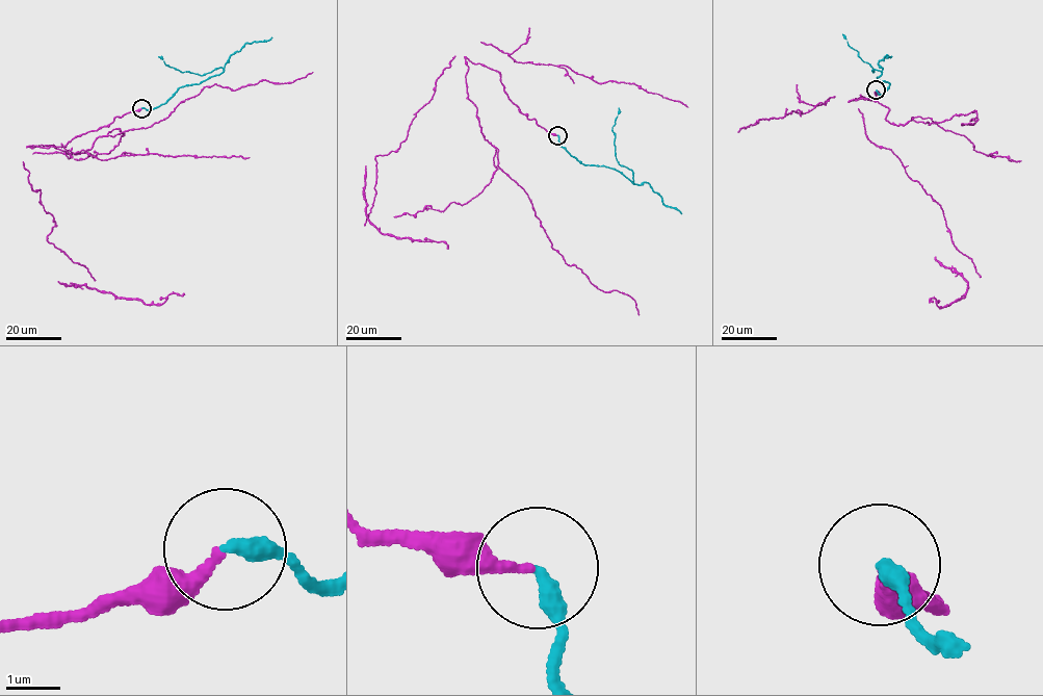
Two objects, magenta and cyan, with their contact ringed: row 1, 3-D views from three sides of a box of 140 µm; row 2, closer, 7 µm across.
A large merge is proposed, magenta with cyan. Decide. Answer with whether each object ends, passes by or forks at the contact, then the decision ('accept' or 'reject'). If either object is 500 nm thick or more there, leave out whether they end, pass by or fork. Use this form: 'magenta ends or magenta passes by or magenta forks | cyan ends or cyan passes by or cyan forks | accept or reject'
magenta ends | cyan ends | accept

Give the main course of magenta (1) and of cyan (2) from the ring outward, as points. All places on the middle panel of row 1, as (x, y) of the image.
1: (557, 135), (520, 111), (498, 72), (466, 58), (481, 133), (552, 248), (598, 289), (627, 294), (639, 314)
2: (557, 135), (567, 152), (584, 164), (613, 168), (633, 183), (633, 172), (616, 158), (611, 128), (619, 108)

